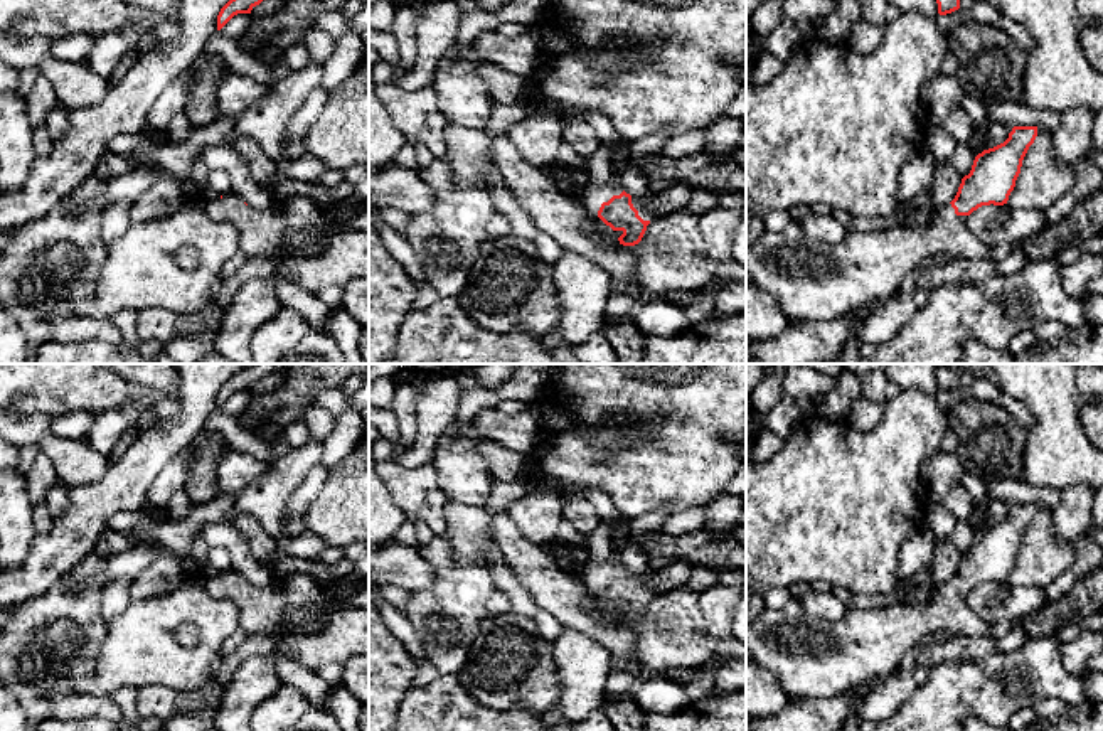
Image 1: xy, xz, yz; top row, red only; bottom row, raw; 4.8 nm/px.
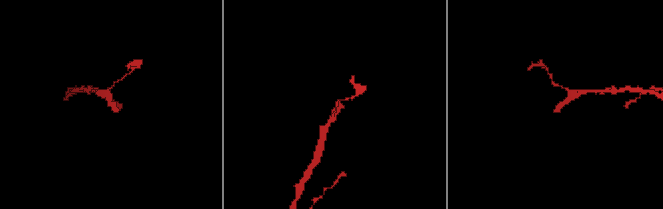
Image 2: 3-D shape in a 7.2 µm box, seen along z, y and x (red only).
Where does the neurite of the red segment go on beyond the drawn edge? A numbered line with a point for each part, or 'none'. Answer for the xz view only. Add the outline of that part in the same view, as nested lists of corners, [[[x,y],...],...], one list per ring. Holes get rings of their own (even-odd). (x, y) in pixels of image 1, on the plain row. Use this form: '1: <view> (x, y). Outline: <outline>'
1: xz (591, 575). Outline: [[[611,552],[606,559],[598,563],[579,561],[579,581],[589,595],[596,595],[603,579],[623,569],[618,552]]]

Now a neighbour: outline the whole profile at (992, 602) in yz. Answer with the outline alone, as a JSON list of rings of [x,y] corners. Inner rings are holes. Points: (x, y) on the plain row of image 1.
[[[982,583],[967,593],[967,606],[985,623],[999,620],[1020,622],[1046,605],[1042,586],[1015,586],[1004,583]]]

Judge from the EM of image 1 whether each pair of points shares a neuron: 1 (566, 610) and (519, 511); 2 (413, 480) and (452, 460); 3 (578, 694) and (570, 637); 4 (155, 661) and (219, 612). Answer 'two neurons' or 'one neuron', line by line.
1: two neurons
2: two neurons
3: one neuron
4: one neuron

